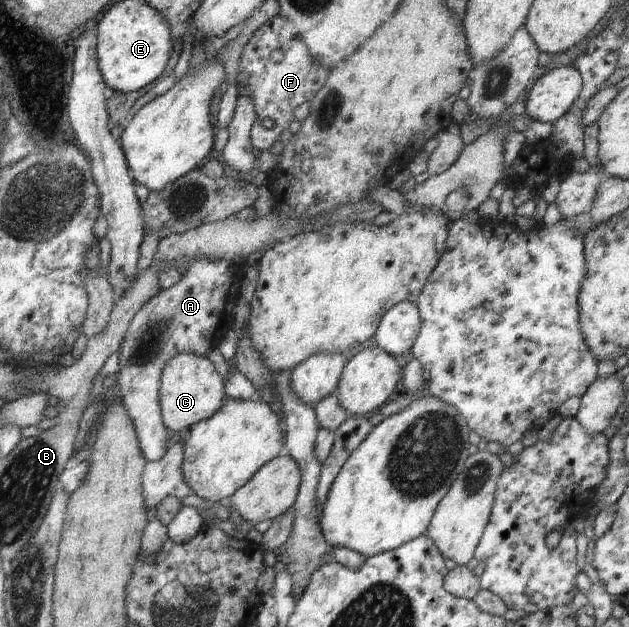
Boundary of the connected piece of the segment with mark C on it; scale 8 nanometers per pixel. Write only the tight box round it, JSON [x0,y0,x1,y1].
[159,352,227,436]

